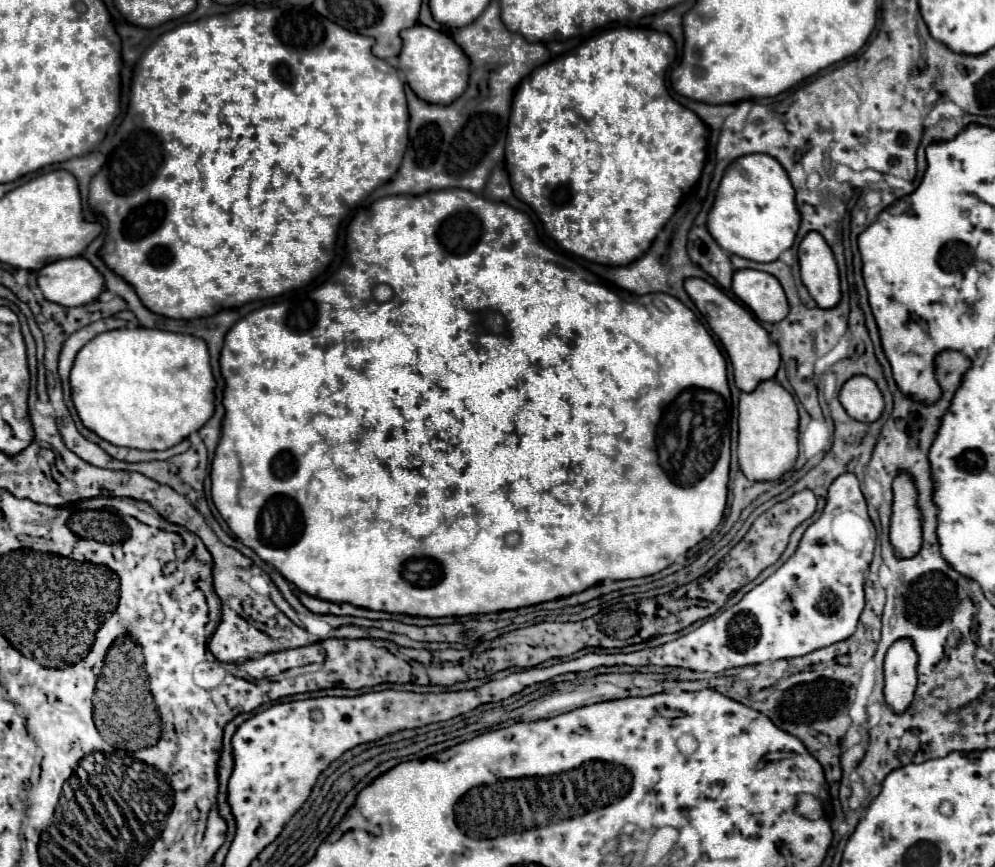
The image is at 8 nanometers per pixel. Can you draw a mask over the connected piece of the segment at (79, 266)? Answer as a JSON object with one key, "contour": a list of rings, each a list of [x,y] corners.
{"contour":[[[84,257],[60,259],[38,271],[38,287],[44,297],[64,307],[90,305],[104,291],[102,273]]]}

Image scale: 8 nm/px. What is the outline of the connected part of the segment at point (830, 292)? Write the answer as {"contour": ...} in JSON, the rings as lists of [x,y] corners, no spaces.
{"contour":[[[806,235],[798,249],[802,283],[820,309],[832,309],[840,303],[840,275],[836,259],[822,235]]]}

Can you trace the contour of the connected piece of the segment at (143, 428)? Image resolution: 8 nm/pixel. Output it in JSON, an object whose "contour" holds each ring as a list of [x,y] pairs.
{"contour":[[[116,329],[96,335],[76,355],[70,373],[72,401],[82,423],[112,445],[132,449],[168,449],[198,431],[214,415],[216,379],[210,367],[208,347],[202,339],[160,329]]]}

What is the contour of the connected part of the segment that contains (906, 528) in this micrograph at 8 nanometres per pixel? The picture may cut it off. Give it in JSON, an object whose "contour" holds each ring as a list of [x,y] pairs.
{"contour":[[[900,475],[894,487],[894,507],[892,507],[892,525],[890,525],[890,541],[896,547],[900,557],[916,555],[920,551],[920,511],[916,511],[916,487]]]}

